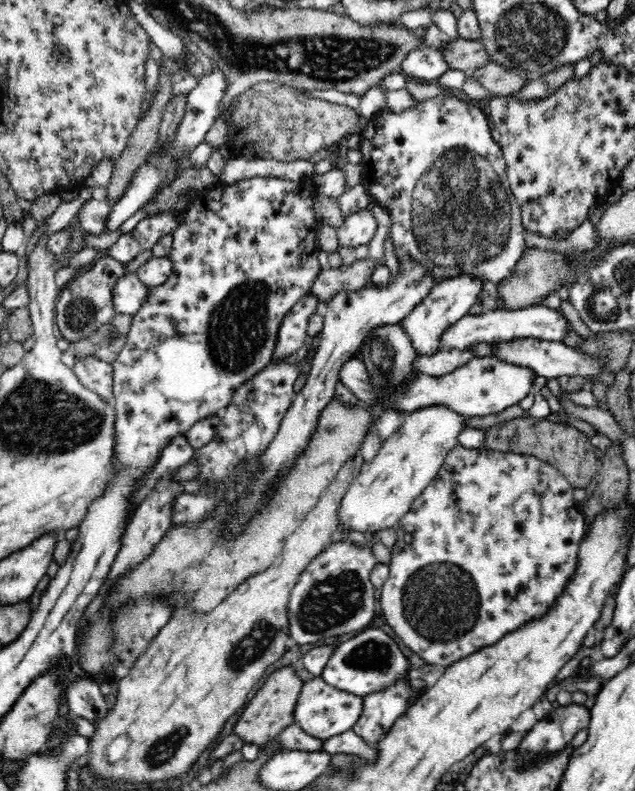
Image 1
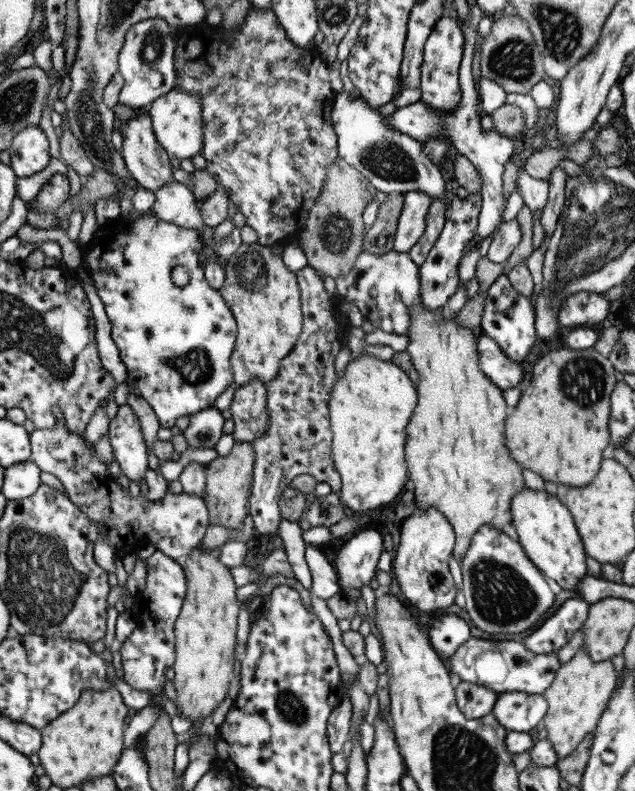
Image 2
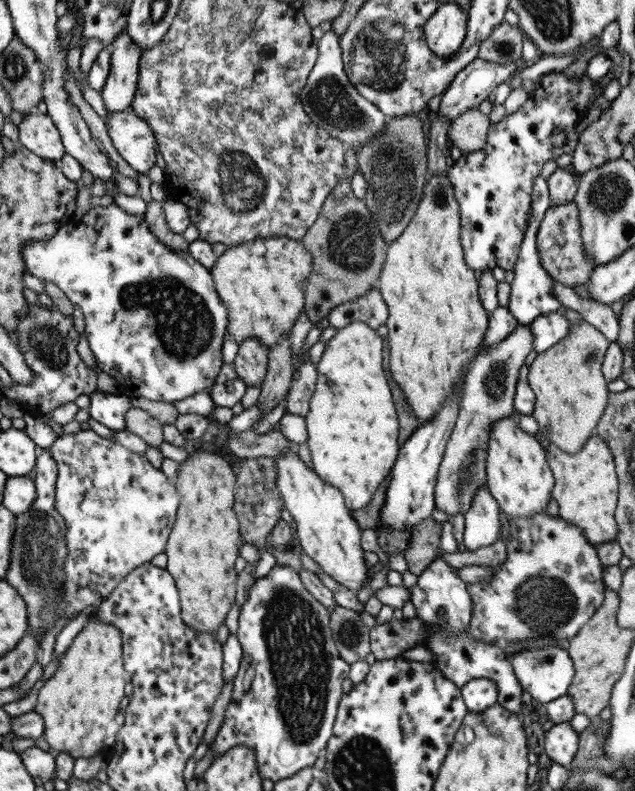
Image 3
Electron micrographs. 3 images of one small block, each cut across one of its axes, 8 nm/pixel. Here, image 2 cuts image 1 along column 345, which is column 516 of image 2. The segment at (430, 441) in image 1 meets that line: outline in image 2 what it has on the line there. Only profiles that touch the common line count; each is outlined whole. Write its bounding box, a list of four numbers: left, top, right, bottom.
[511,486,587,592]

